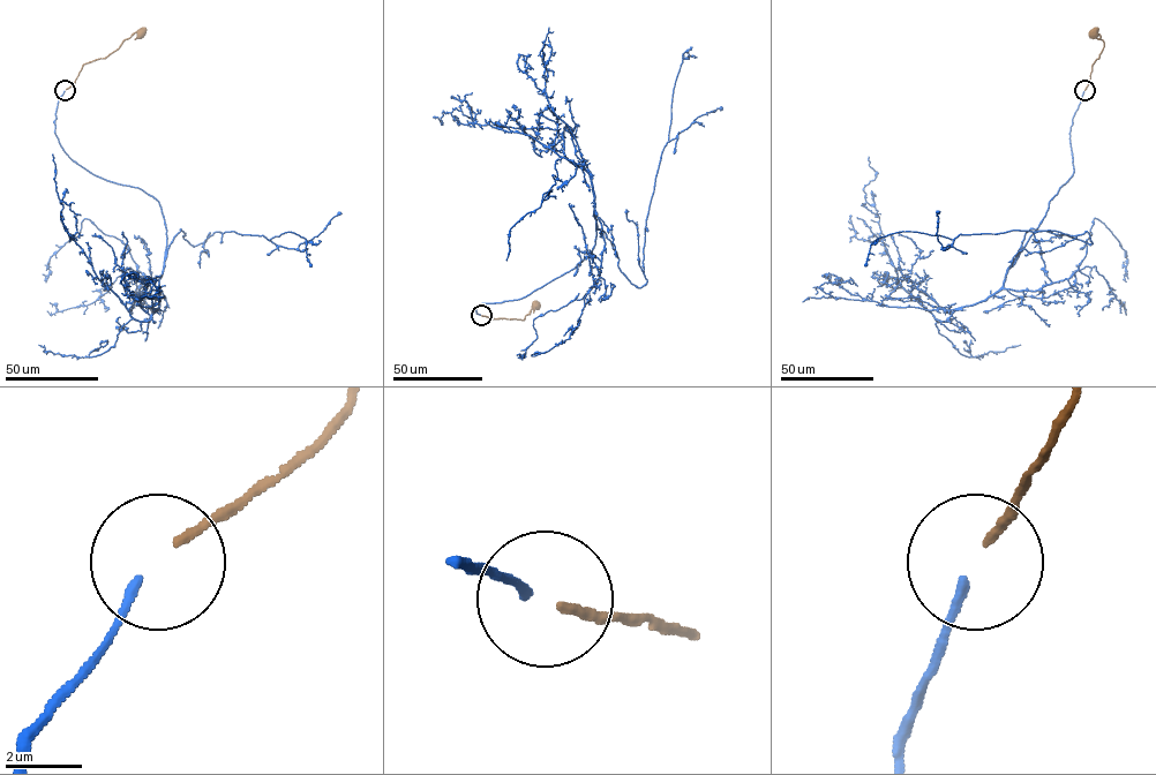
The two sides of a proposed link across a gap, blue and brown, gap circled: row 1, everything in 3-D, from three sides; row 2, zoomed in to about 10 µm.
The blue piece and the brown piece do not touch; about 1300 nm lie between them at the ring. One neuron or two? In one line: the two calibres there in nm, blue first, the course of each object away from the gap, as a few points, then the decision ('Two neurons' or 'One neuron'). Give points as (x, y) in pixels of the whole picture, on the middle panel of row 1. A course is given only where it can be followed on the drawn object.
Thickness 240 nm (blue) against 220 nm. Course of blue: (480, 315), (569, 271), (595, 223), (620, 271), (646, 284), (646, 219), (691, 47). Course of brown: (481, 315), (524, 320), (535, 305). One neuron

